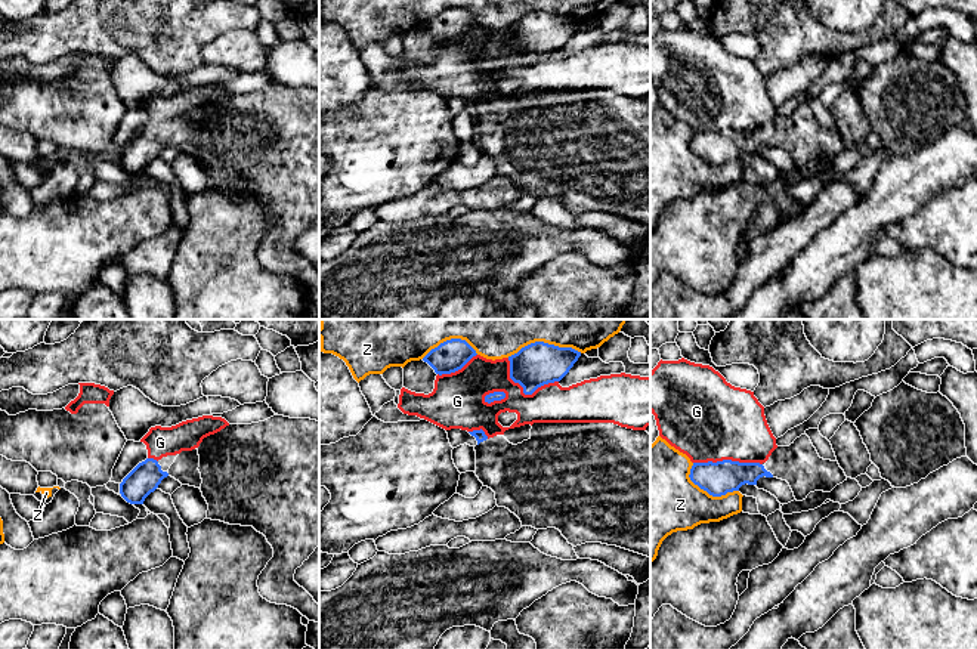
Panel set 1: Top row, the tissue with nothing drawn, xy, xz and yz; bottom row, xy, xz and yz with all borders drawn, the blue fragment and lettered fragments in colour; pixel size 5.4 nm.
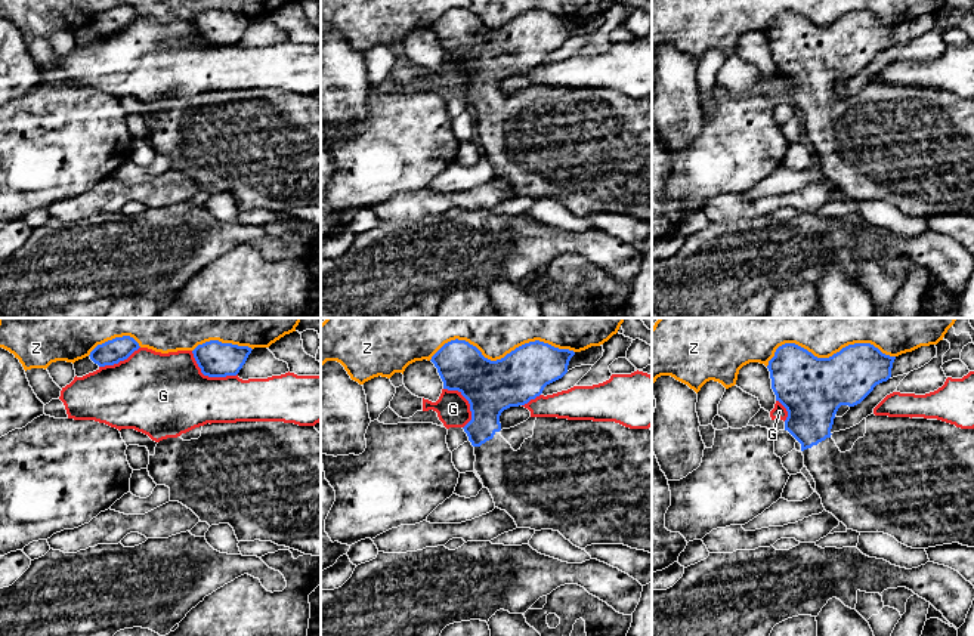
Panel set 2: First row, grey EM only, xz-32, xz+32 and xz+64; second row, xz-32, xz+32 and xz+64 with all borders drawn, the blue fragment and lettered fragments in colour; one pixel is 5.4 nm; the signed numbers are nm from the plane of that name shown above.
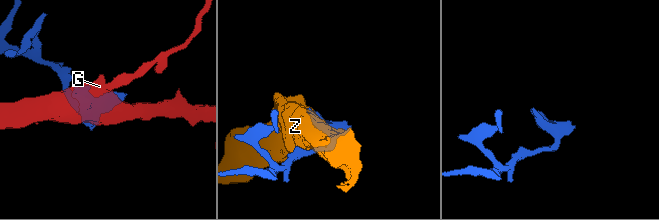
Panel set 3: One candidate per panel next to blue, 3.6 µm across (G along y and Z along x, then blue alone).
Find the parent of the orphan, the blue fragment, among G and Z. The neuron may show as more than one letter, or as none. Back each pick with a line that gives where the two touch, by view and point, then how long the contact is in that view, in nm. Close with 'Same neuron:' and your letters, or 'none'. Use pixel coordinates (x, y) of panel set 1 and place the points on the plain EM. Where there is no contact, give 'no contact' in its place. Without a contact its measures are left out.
Same neuron: none

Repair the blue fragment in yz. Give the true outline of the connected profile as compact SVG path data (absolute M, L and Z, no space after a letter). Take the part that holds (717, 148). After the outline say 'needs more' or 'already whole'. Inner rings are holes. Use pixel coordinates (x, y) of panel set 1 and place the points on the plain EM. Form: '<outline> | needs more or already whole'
M801 103L789 115L777 115L764 135L732 129L693 132L689 143L695 154L712 166L739 160L745 152L757 154L763 145L786 149L797 170L814 160L831 161L847 149L838 130L820 127L807 103Z | needs more

